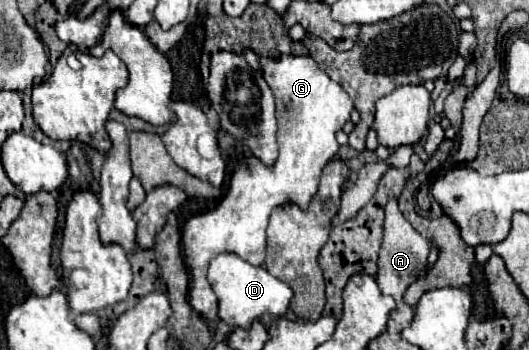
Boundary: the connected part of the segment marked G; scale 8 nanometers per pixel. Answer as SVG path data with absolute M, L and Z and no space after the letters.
M283 56L281 60L261 58L261 66L277 100L279 158L273 168L267 168L253 156L243 160L233 172L229 192L219 206L207 214L193 216L183 228L183 260L191 276L189 302L205 320L217 320L217 296L207 282L209 262L223 252L231 252L253 266L263 264L265 230L273 208L287 202L299 204L301 208L309 204L317 192L323 166L339 152L335 132L351 120L355 108L343 86L333 82L309 56Z

